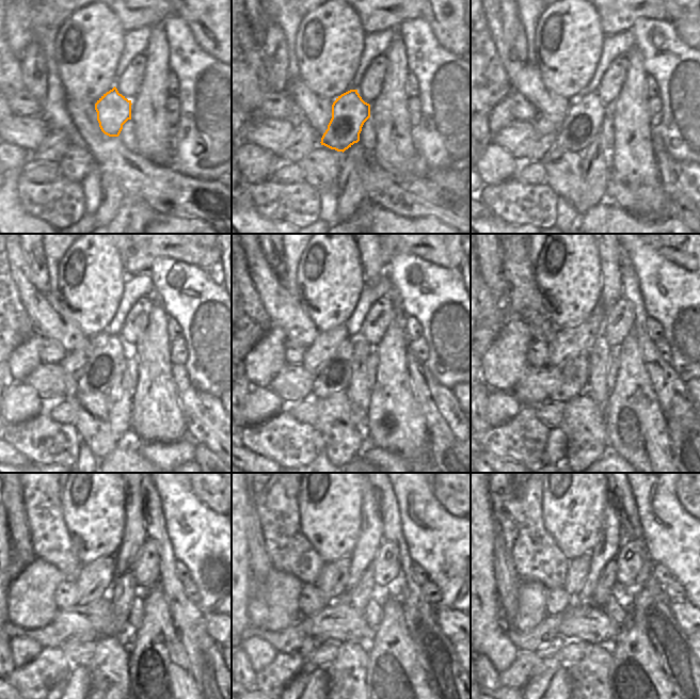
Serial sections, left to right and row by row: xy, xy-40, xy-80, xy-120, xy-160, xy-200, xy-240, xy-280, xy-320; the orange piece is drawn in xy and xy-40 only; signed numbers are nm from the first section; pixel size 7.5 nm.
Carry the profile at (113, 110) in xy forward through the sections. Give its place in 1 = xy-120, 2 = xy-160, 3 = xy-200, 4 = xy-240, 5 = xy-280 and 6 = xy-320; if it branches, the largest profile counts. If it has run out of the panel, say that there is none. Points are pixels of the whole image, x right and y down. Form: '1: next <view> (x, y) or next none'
1: next xy-120 (99, 371)
2: next xy-160 (335, 376)
3: next xy-200 (576, 372)
4: next xy-240 (92, 635)
5: next xy-280 (311, 644)
6: next xy-320 (551, 648)

